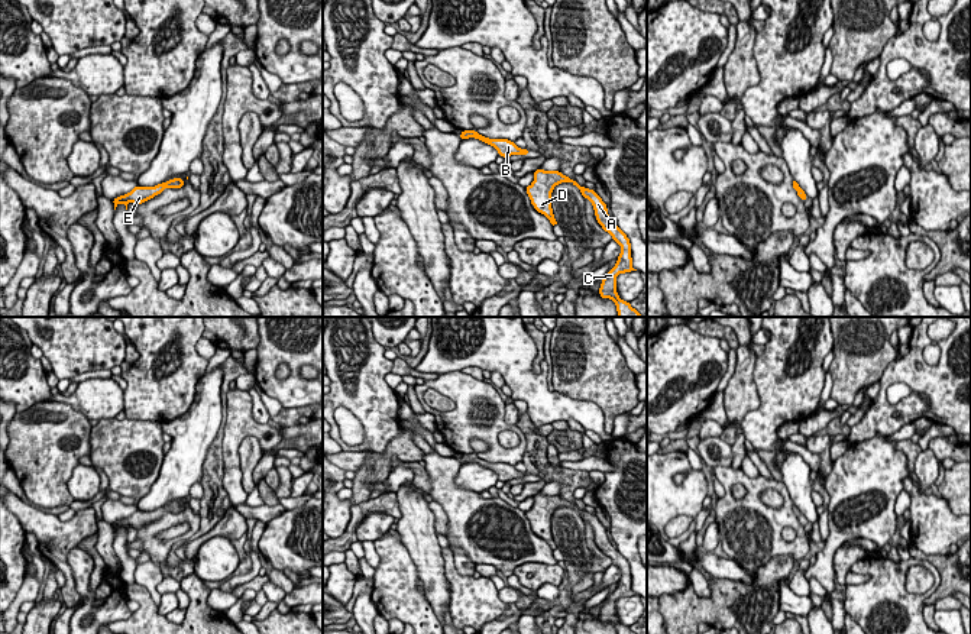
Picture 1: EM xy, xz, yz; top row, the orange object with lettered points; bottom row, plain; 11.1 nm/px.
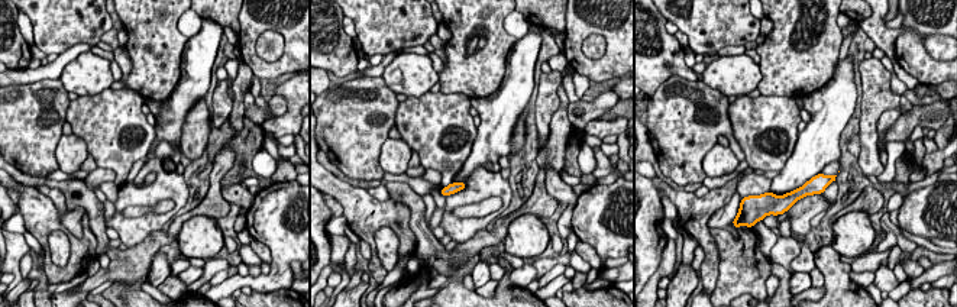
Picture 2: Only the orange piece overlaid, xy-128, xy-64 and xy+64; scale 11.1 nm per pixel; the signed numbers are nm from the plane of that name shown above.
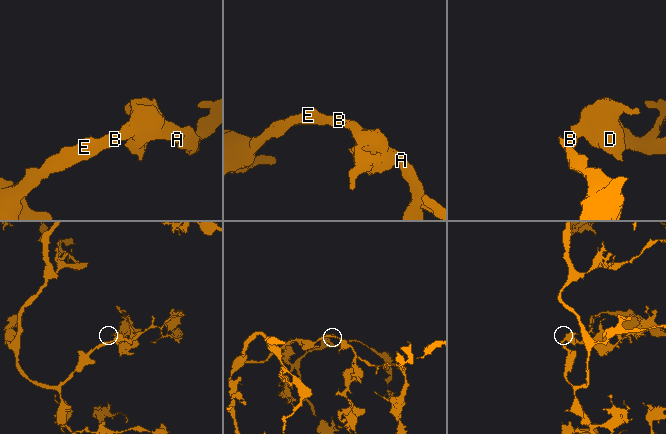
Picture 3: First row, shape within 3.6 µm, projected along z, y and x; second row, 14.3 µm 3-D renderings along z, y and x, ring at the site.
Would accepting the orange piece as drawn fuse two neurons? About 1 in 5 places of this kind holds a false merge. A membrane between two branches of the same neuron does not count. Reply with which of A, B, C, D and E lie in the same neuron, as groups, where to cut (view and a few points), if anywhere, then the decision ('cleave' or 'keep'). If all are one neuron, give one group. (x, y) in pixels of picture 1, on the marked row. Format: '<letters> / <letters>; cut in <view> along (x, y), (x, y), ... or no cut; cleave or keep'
A B C D E; no cut; keep

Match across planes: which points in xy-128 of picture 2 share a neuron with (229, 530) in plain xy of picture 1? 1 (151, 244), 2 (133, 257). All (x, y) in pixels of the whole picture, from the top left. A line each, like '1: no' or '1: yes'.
1: yes
2: yes

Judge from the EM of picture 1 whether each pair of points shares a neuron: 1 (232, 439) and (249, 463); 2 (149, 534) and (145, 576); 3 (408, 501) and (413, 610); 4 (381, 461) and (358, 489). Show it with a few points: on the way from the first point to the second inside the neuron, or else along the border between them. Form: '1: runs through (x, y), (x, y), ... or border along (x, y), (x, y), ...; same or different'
1: border along (253, 434), (248, 434), (239, 447), (240, 482); different
2: border along (151, 560), (158, 565); different
3: border along (398, 533), (420, 579); different
4: runs through (379, 468), (365, 482); same

